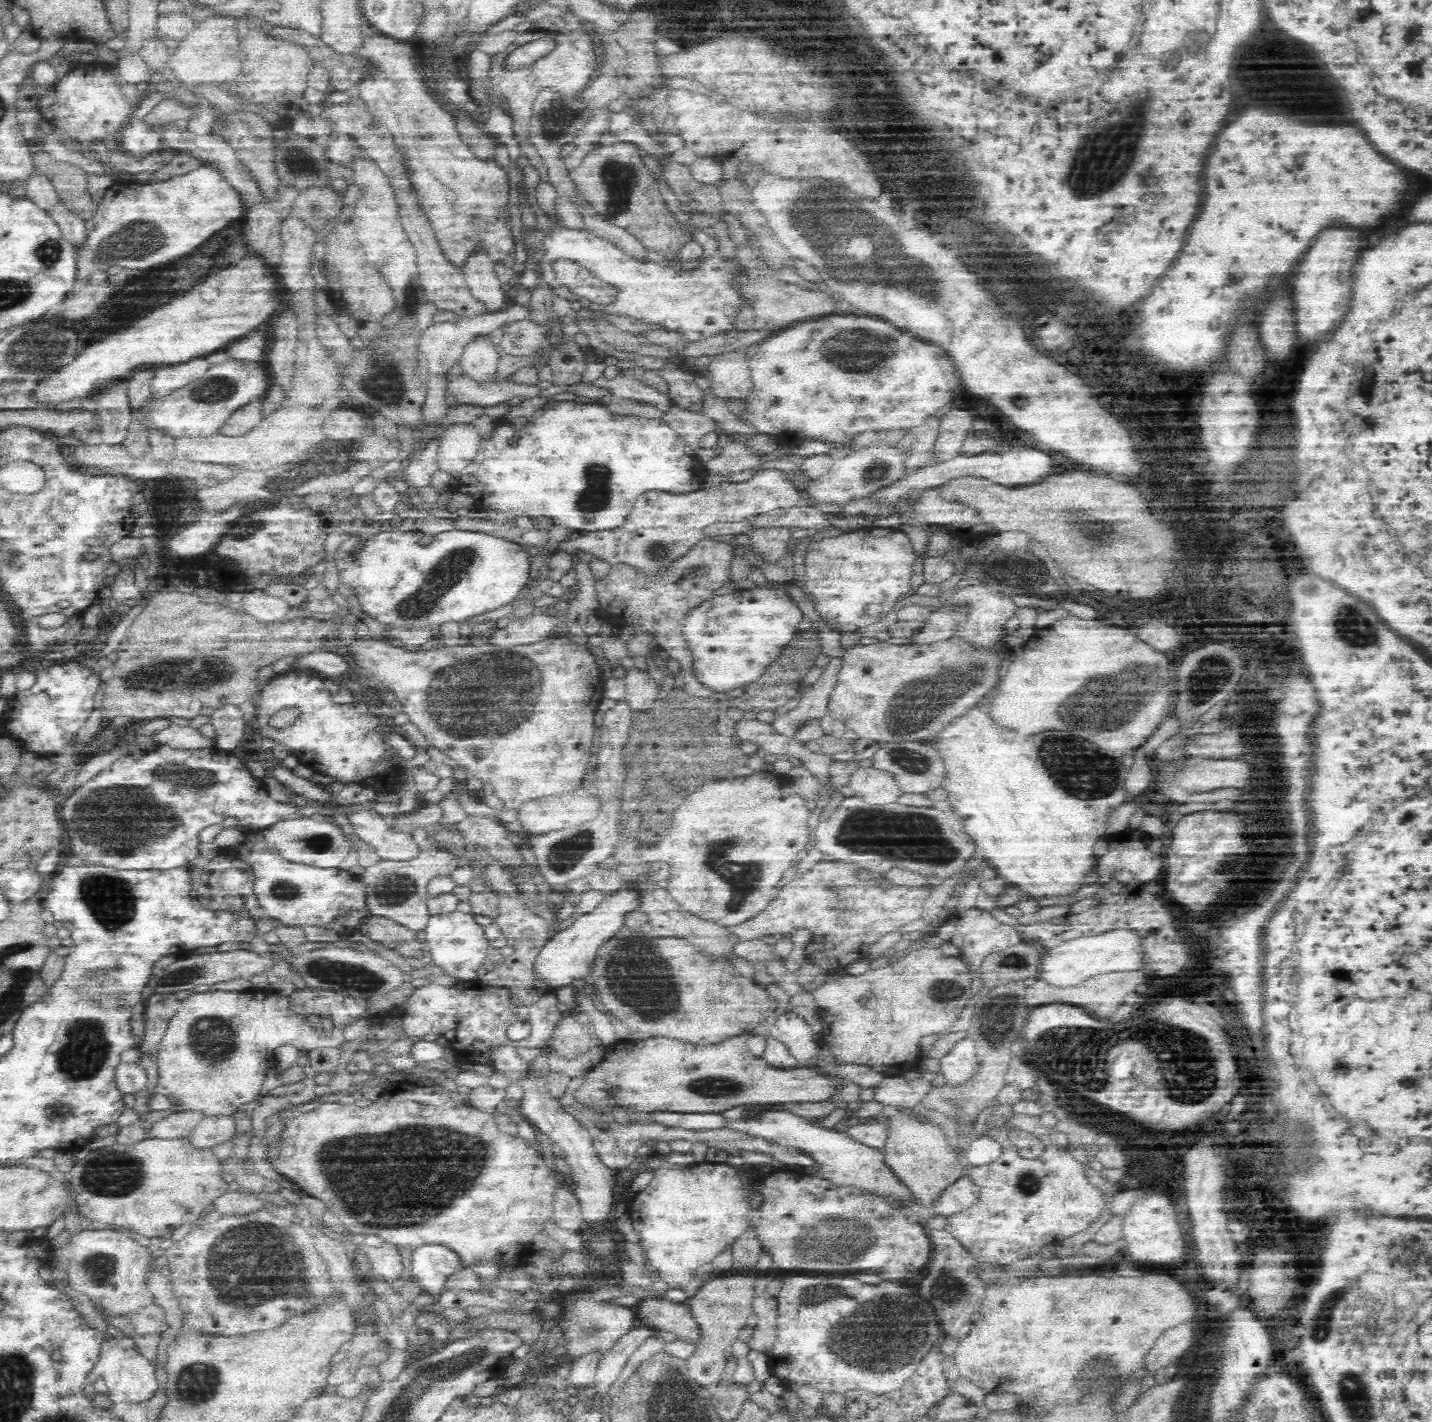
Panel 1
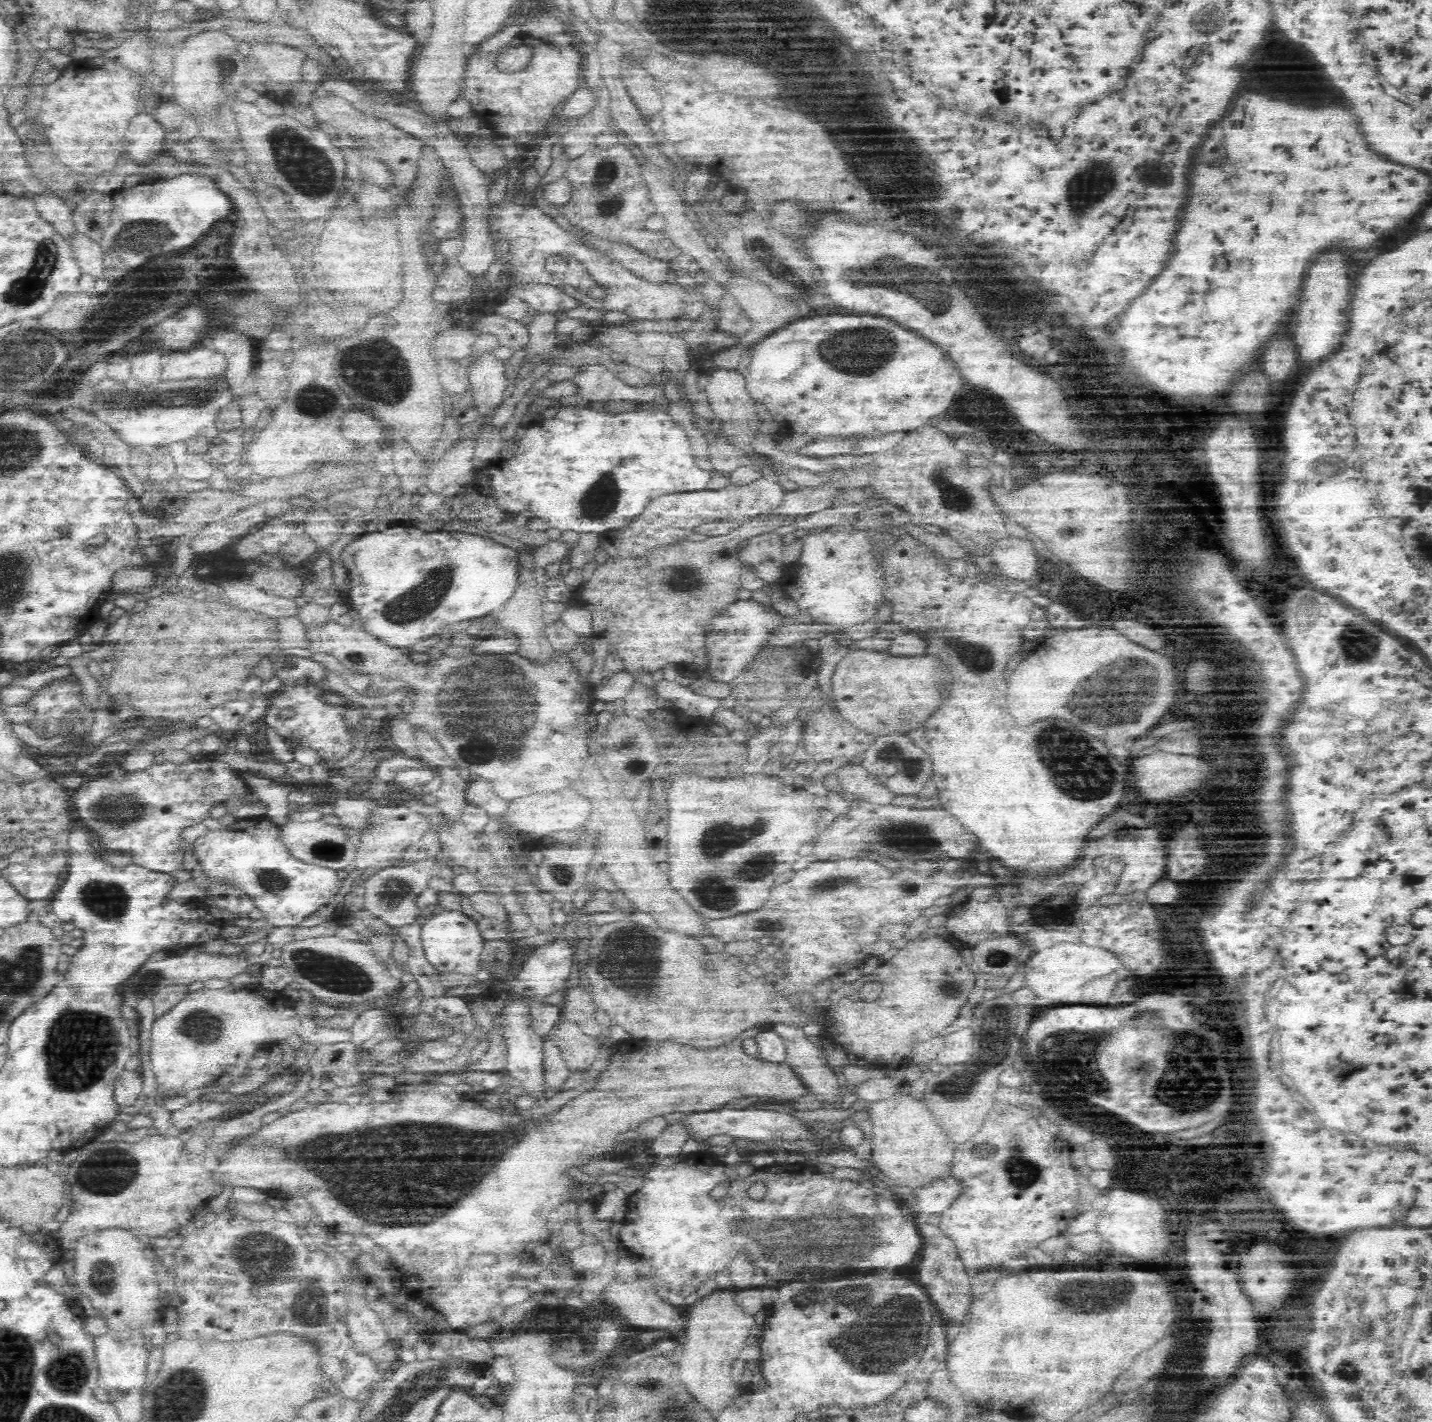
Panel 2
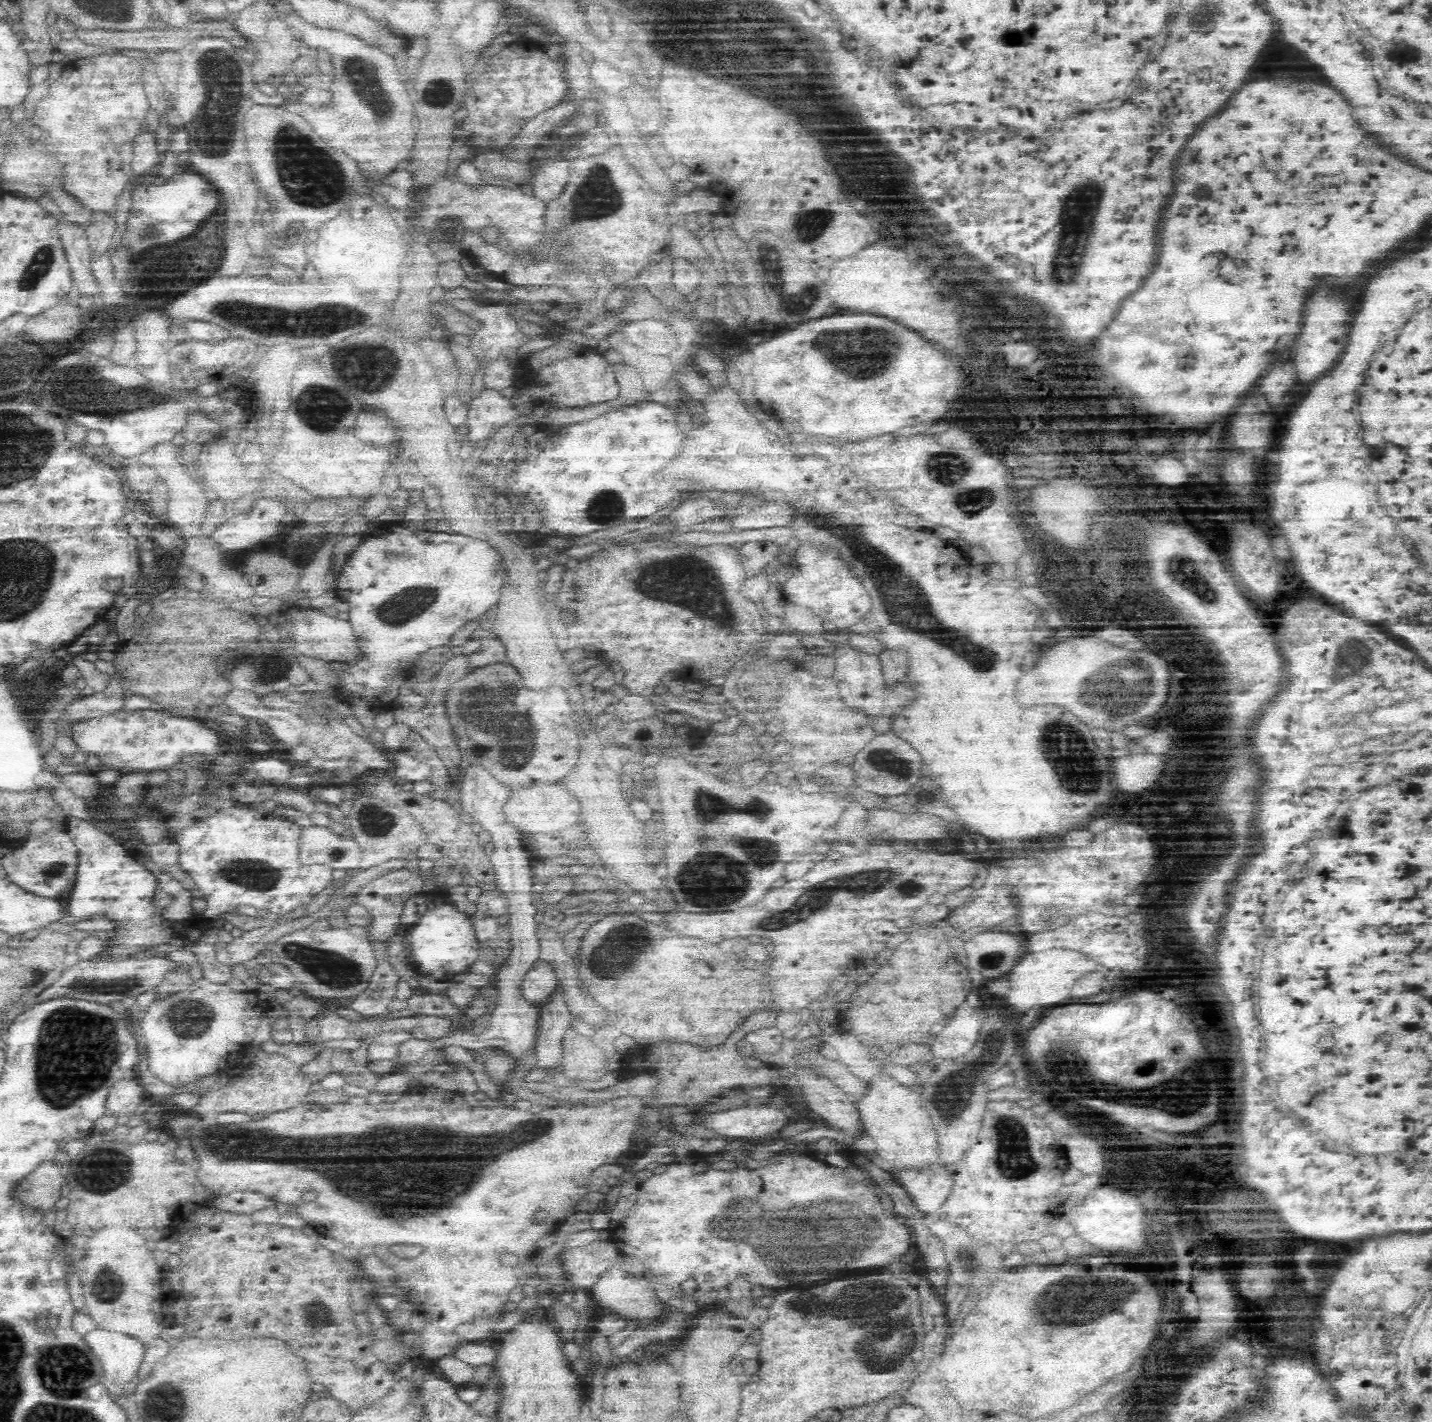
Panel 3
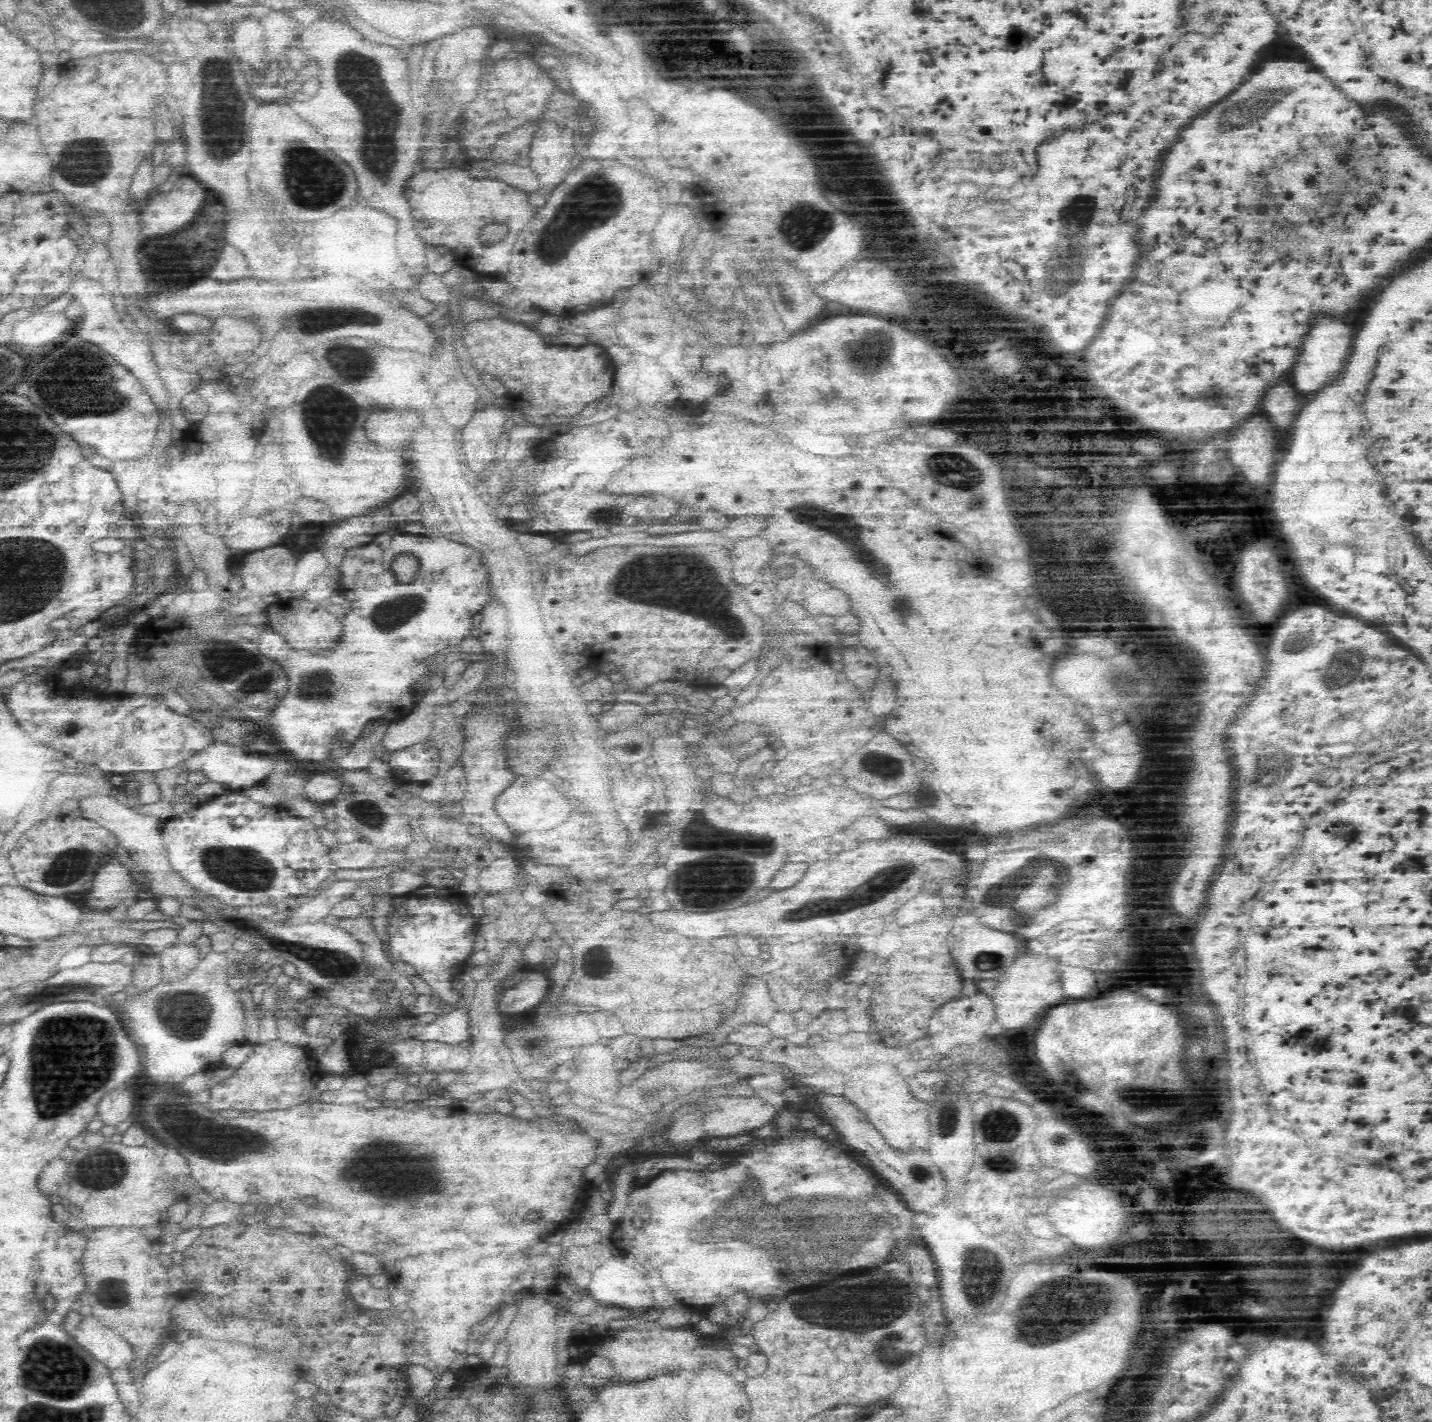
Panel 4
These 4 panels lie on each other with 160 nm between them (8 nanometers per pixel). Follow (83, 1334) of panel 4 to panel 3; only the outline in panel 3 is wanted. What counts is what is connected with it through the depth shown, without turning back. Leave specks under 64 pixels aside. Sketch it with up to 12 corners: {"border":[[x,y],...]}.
{"border":[[96,1328],[84,1337],[106,1383],[132,1387],[140,1341]]}

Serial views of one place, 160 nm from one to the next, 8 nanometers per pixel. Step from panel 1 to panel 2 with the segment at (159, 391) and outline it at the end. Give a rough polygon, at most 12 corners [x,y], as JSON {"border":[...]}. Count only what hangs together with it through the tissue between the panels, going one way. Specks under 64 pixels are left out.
{"border":[[212,346],[166,352],[162,380],[208,380],[226,372]]}

